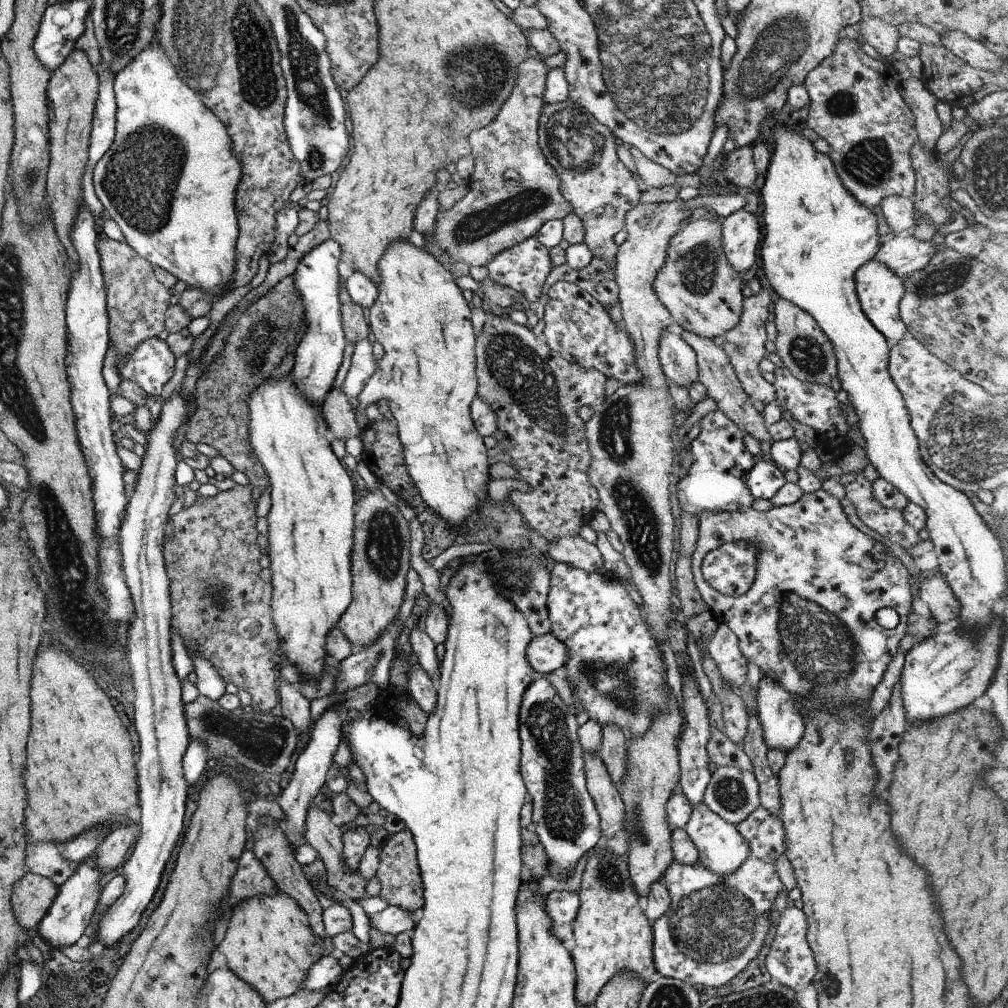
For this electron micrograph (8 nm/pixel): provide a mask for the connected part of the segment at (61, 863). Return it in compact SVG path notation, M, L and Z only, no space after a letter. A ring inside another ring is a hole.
M26 836L24 866L27 872L52 880L58 887L77 870L78 861L63 858L55 843L33 843Z

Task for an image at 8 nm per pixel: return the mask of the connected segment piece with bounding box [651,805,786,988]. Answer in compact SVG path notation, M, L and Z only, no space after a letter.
M761 805L754 808L741 822L736 824L737 832L747 841L749 854L732 872L719 876L701 863L679 864L673 860L664 870L659 880L669 895L669 906L652 924L652 959L654 970L662 977L671 977L688 985L721 986L739 974L751 958L762 950L767 936L767 928L772 924L769 912L779 892L785 888L775 873L775 858L785 852L784 830L779 816L765 810Z

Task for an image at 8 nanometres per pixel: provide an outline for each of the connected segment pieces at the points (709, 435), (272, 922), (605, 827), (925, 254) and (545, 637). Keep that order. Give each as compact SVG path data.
M719 410L705 414L697 424L700 428L699 433L689 444L690 451L693 455L693 463L689 470L687 470L687 474L676 486L678 506L683 508L686 513L694 514L697 518L699 513L704 513L705 511L711 513L723 510L733 512L739 509L749 508L754 498L749 494L749 490L747 490L745 475L752 467L756 458L743 447L741 439L744 433Z
M283 891L257 895L240 903L230 915L223 939L215 947L225 956L227 968L270 1003L302 988L309 967L322 957L323 939L313 934L308 916Z
M582 750L582 758L584 760L585 786L595 805L602 836L622 835L621 819L624 806L617 786L611 780L598 755L585 753Z
M890 236L878 247L874 256L876 261L888 266L899 278L904 279L921 270L933 254L942 252L946 246L934 241L920 241L914 237Z
M550 632L533 636L526 648L526 661L536 677L549 674L555 668L563 666L567 657L566 646Z

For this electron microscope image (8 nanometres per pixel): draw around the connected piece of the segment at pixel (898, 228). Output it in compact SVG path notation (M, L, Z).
M889 195L883 197L878 204L881 216L893 233L903 232L915 224L917 213L908 197Z

